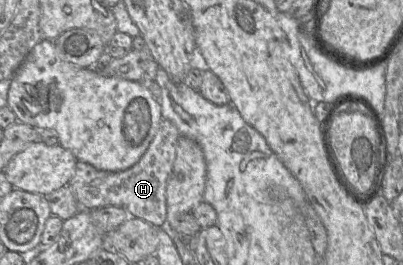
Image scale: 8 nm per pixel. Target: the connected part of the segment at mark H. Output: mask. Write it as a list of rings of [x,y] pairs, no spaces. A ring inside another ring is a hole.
[[[162,119],[157,132],[140,160],[132,167],[123,171],[103,171],[92,165],[78,161],[75,174],[69,181],[69,186],[81,209],[95,209],[105,206],[120,206],[126,209],[131,217],[140,218],[155,227],[163,225],[167,218],[166,187],[168,178],[173,169],[176,157],[176,146],[180,137],[176,126],[169,120]]]

